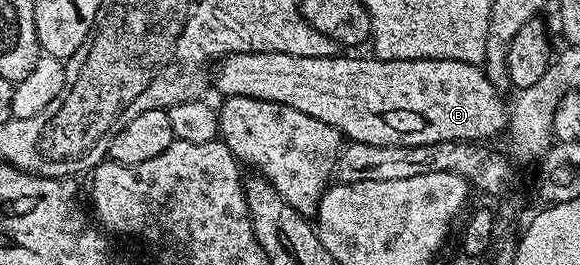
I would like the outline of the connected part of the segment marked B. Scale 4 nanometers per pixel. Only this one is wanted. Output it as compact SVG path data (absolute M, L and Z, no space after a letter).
M261 51L260 53L230 53L228 57L218 58L213 69L213 89L223 93L224 98L248 97L249 99L261 99L294 107L297 111L305 111L305 115L313 115L313 119L321 119L321 123L329 123L348 142L360 141L361 143L373 143L374 145L420 145L421 143L441 143L442 141L470 141L483 143L486 137L495 137L502 129L509 125L509 105L503 102L504 94L487 78L482 68L469 63L461 63L453 59L417 59L416 61L380 61L374 55L368 57L322 57L321 59L309 59L305 55L285 55L273 51Z

